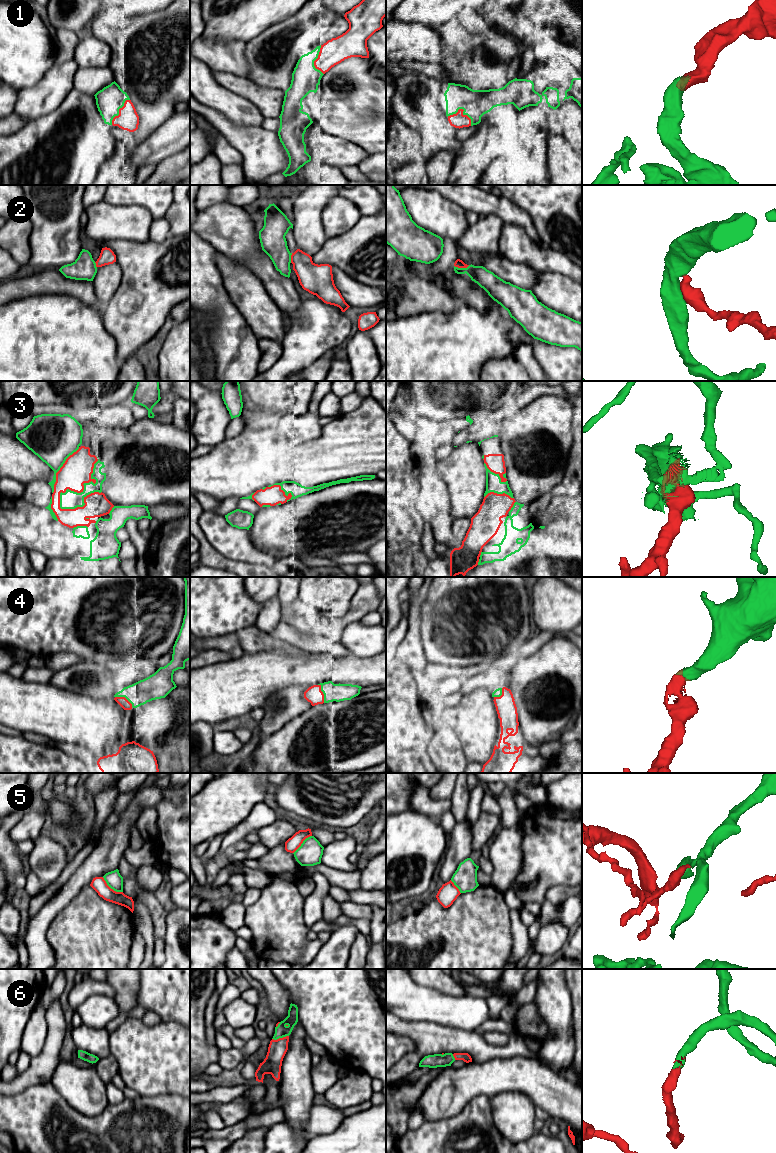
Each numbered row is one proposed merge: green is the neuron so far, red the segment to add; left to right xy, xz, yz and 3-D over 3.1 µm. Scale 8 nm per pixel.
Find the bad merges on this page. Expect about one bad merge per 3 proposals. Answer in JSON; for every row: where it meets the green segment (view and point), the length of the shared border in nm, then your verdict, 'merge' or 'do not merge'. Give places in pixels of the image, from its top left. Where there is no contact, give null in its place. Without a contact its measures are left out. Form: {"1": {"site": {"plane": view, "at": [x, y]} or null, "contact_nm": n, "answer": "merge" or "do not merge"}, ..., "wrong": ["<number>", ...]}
{"1": {"site": {"plane": "yz", "at": [463, 109]}, "contact_nm": 220, "answer": "merge"}, "2": {"site": {"plane": "yz", "at": [461, 268]}, "contact_nm": 130, "answer": "merge"}, "3": {"site": {"plane": "xy", "at": [81, 492]}, "contact_nm": 500, "answer": "do not merge"}, "4": {"site": {"plane": "xz", "at": [323, 693]}, "contact_nm": 160, "answer": "merge"}, "5": {"site": {"plane": "xy", "at": [111, 888]}, "contact_nm": 200, "answer": "do not merge"}, "6": {"site": {"plane": "xz", "at": [280, 1037]}, "contact_nm": 140, "answer": "merge"}, "wrong": ["3", "5"]}

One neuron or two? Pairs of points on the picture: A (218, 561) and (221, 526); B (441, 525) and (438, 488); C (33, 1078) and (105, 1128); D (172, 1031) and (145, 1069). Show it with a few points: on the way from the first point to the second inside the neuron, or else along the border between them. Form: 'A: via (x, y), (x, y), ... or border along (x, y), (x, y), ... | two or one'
A: border along (204, 536), (220, 554), (241, 562) | two
B: via (438, 516), (438, 497) | one
C: border along (50, 1080), (31, 1085), (19, 1092) | two
D: via (172, 1040), (154, 1060) | one

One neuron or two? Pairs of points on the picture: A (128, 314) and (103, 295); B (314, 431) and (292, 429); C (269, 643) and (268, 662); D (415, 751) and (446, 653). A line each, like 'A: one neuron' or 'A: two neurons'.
A: two neurons
B: one neuron
C: two neurons
D: two neurons

